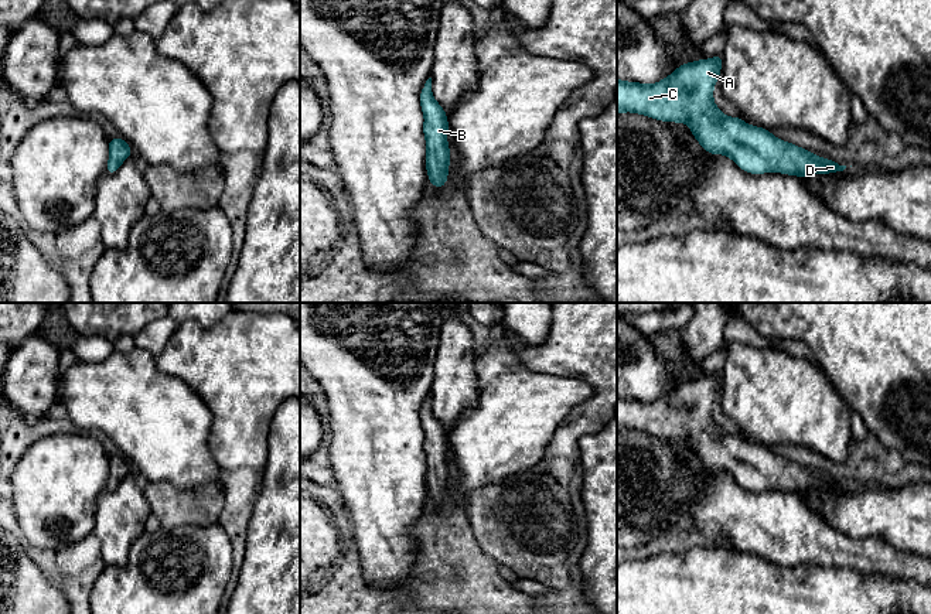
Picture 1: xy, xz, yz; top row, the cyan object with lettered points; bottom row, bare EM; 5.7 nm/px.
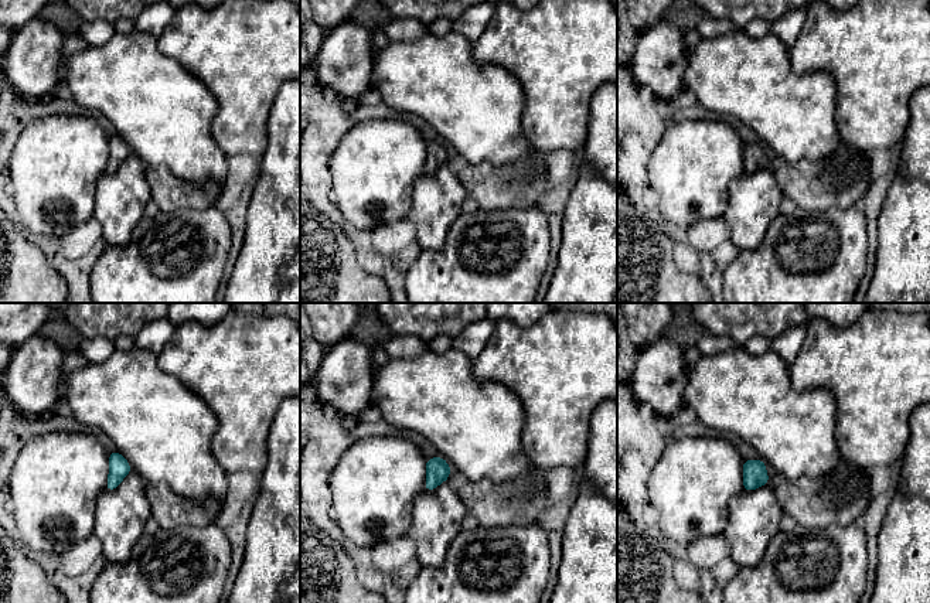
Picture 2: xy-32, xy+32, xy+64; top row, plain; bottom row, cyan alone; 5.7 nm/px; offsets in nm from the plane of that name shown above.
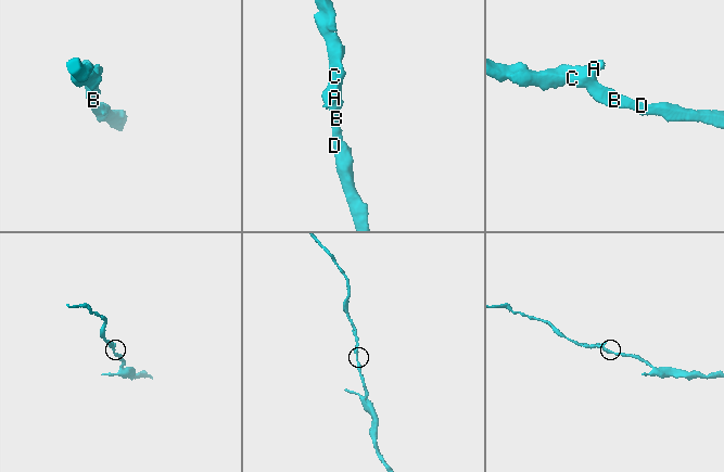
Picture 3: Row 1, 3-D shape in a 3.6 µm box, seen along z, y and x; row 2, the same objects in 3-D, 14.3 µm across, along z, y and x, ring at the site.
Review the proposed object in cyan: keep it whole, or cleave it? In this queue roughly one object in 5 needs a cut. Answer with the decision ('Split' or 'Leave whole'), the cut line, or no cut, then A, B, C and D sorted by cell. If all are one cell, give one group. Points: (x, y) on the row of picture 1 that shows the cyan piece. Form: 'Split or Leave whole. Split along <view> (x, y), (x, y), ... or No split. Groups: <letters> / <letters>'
Leave whole. No split. Groups: A B C D

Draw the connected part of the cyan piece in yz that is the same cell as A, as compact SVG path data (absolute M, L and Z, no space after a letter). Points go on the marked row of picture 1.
M719 54L710 59L681 64L673 74L654 85L617 79L617 113L634 112L657 120L688 123L705 150L729 156L739 168L751 174L771 171L804 177L846 168L740 117L724 116L713 102L722 62Z

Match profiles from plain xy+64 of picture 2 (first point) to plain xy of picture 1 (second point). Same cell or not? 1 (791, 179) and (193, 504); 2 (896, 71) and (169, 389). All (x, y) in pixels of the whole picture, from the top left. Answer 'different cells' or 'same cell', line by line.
1: same cell
2: different cells

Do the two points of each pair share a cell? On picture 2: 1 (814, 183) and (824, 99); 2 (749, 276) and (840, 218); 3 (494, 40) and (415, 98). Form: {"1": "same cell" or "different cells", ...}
{"1": "different cells", "2": "same cell", "3": "different cells"}

